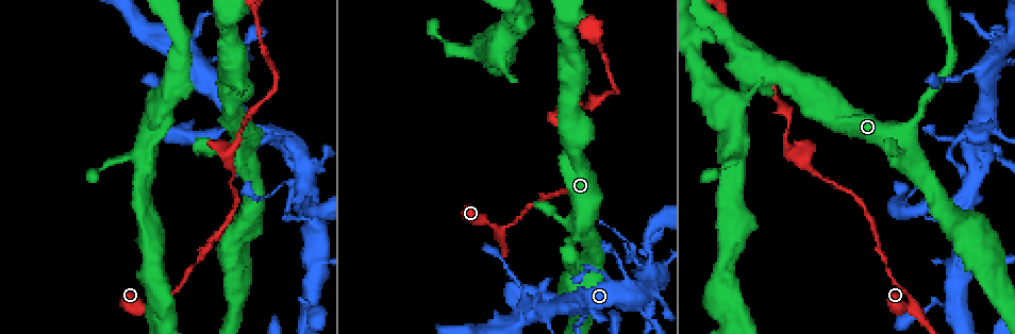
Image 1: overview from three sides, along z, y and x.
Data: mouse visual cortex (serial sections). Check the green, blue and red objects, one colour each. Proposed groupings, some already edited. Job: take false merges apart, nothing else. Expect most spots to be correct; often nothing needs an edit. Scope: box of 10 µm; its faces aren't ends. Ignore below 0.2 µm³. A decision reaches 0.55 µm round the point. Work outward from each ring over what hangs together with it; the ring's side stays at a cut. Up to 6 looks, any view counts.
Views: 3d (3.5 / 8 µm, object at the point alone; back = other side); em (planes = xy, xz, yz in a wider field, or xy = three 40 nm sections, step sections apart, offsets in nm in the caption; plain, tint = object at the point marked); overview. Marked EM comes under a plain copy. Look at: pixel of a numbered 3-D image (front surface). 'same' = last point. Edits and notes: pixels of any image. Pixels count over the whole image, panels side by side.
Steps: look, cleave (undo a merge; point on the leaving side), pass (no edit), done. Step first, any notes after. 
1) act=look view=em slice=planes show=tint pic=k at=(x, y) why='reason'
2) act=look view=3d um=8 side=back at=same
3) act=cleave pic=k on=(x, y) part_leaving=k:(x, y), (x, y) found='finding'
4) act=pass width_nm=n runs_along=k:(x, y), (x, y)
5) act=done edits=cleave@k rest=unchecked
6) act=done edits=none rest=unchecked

act=look view=3d um=3.5 pic=1 at=(580, 224) why='sudden change in width'

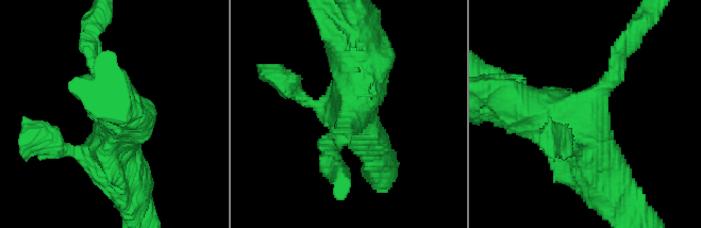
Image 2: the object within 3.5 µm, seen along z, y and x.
act=look view=em slice=xy step=5 show=tint pic=2 at=(585, 109)

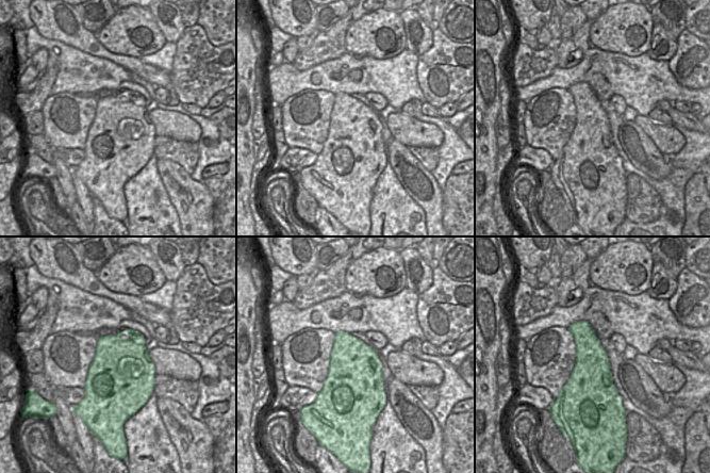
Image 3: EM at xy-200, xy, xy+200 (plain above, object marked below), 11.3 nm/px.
act=look view=em slice=xy step=1 show=tint at=same

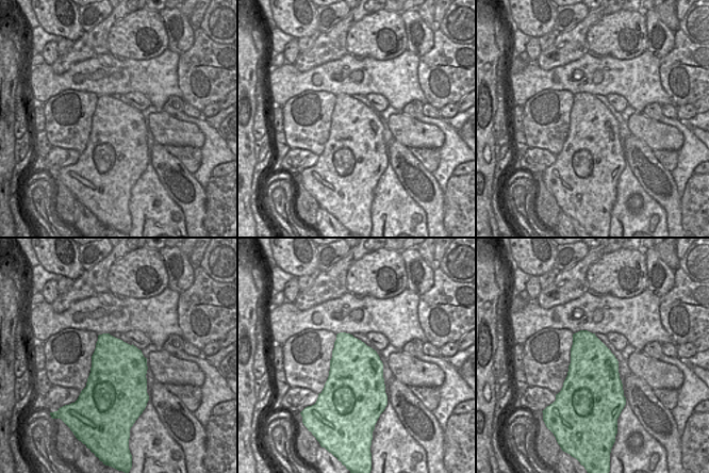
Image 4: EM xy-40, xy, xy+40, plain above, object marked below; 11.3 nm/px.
act=pass runs_along=2:(508, 100), (563, 120), (612, 179) found='continuous, no second cell'

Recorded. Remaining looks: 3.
act=look view=3d um=3.5 pic=1 at=(499, 228) why='a narrow waist'

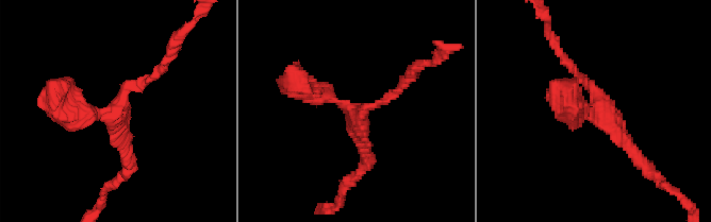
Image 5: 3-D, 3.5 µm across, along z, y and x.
act=look view=em slice=xy step=1 show=tint pic=5 at=(599, 110)

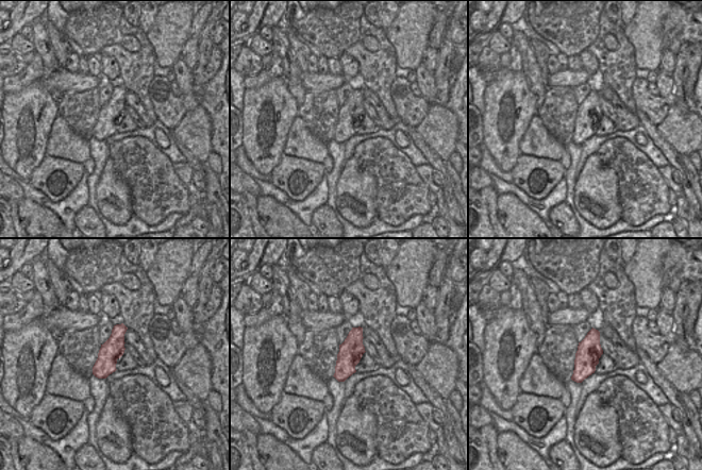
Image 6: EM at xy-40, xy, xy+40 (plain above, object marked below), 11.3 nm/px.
act=pass width_nm=280 runs_along=5:(298, 85), (357, 115), (399, 87) found='one cell here'

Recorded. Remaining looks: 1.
act=done edits=none rest=unchecked

